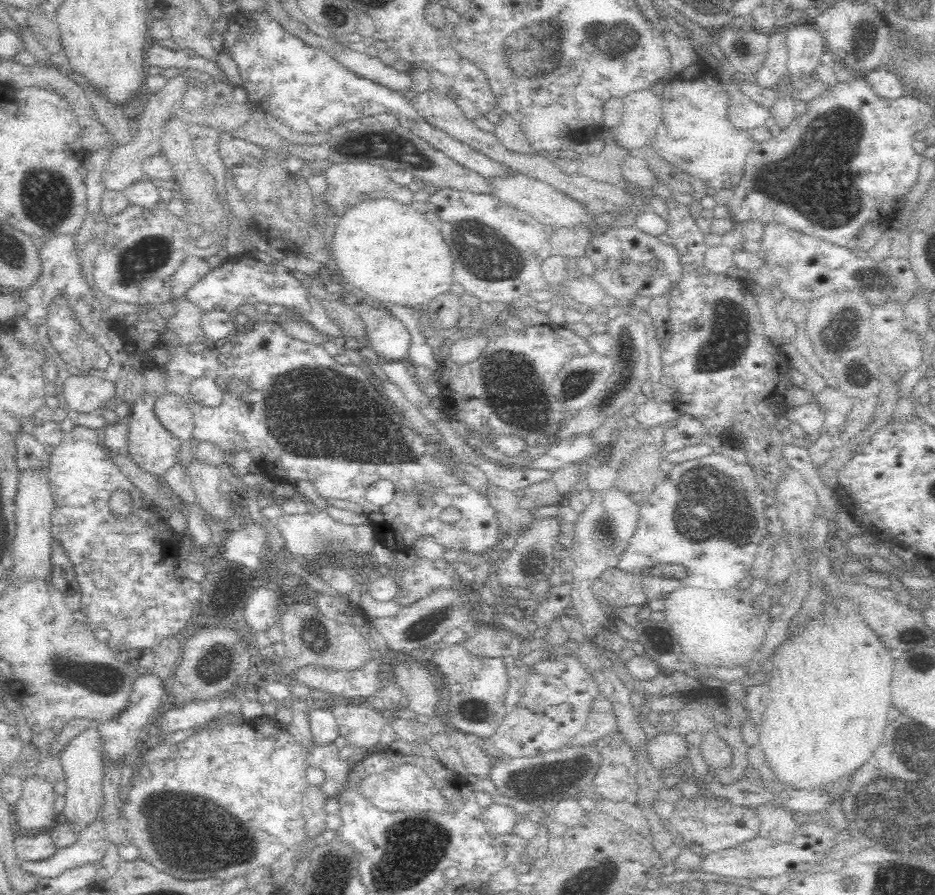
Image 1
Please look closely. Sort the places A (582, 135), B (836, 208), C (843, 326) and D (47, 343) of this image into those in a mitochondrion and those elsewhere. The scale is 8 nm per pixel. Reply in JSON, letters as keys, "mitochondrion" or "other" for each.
{"A":"other","B":"mitochondrion","C":"mitochondrion","D":"other"}

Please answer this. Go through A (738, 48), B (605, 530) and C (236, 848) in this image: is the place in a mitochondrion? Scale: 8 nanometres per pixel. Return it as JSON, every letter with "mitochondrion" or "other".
{"A":"mitochondrion","B":"mitochondrion","C":"mitochondrion"}

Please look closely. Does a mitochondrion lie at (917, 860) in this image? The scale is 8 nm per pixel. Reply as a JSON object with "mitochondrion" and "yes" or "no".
{"mitochondrion":"yes"}

